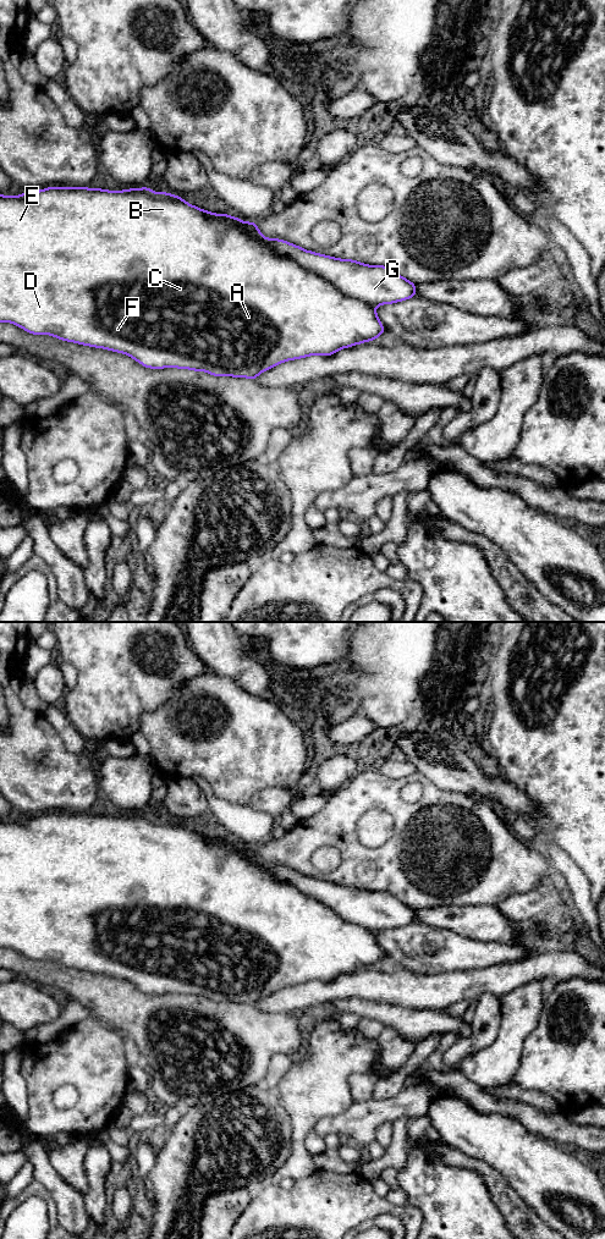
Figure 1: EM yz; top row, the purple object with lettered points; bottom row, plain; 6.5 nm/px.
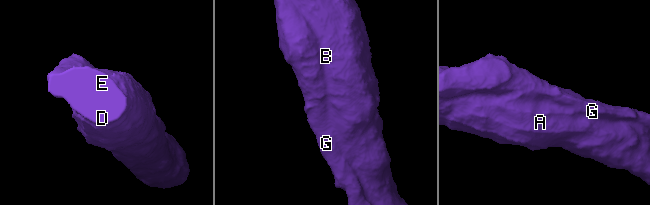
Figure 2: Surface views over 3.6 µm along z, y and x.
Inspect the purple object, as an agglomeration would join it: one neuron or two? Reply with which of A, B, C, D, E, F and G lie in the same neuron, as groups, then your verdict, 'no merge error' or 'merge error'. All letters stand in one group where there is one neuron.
A B C D E F G | no merge error

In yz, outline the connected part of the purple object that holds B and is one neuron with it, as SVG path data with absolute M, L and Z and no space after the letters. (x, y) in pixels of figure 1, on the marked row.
M48 187L45 189L22 193L17 197L5 197L0 193L0 323L12 323L21 329L33 335L51 335L59 340L75 342L83 346L90 346L95 348L104 348L117 353L123 353L133 358L136 362L145 368L163 369L163 368L178 368L189 369L196 371L207 371L210 375L247 378L255 380L260 373L266 371L286 360L295 360L309 356L332 356L342 348L348 348L363 342L375 341L378 336L385 332L384 325L380 323L375 308L381 304L397 303L405 299L409 299L417 296L416 283L408 281L396 271L384 265L368 265L362 264L358 260L340 259L319 254L315 252L306 250L299 246L292 244L287 241L279 238L265 238L254 221L244 222L236 216L227 214L214 214L208 210L203 210L185 202L180 196L170 194L166 192L154 192L149 187L130 188L125 191L106 191L101 188L87 188L87 187Z

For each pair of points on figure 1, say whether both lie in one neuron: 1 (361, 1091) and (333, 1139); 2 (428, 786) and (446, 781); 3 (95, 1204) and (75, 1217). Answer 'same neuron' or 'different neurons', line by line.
1: different neurons
2: different neurons
3: different neurons

